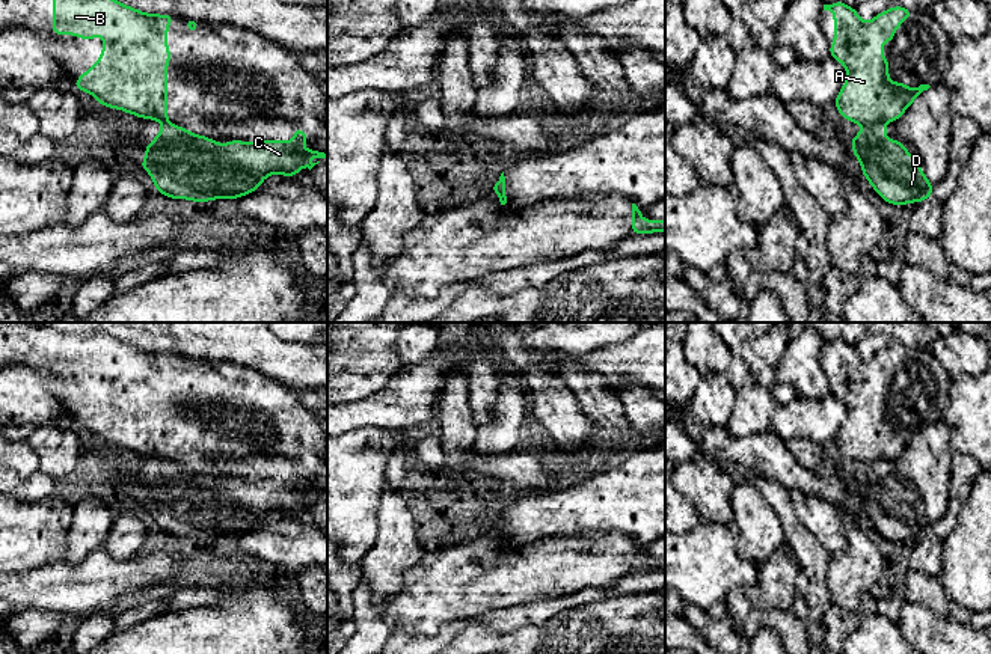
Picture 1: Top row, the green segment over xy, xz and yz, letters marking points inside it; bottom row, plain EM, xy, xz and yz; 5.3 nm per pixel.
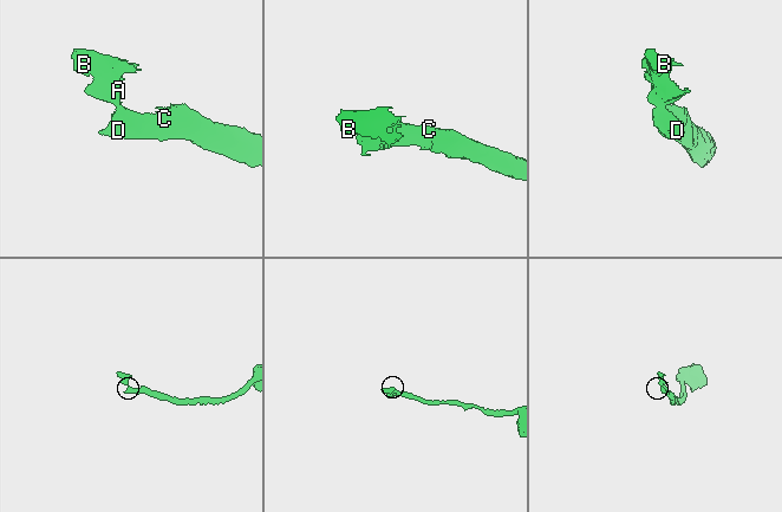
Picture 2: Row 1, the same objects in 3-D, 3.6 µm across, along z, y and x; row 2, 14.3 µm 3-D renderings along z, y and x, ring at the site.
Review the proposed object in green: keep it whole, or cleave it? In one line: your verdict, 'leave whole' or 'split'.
split

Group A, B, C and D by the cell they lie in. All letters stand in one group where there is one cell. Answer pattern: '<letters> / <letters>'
A B / C D

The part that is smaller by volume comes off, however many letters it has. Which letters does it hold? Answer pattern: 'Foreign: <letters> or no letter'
Foreign: A, B

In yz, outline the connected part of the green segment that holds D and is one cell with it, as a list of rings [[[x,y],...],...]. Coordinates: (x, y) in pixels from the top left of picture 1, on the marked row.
[[[885,122],[864,125],[851,140],[863,175],[888,203],[905,205],[932,196],[932,185],[919,166],[919,155],[908,155],[907,146],[885,137]]]

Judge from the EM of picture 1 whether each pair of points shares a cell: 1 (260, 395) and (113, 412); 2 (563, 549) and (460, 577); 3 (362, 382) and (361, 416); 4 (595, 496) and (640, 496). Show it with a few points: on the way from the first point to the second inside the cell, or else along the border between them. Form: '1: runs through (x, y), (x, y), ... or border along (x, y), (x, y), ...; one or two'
1: runs through (223, 395), (186, 397), (171, 403), (150, 403); one
2: runs through (537, 570), (509, 577), (486, 577); one
3: border along (391, 377), (371, 394), (343, 404); two
4: runs through (605, 496), (629, 496); one

